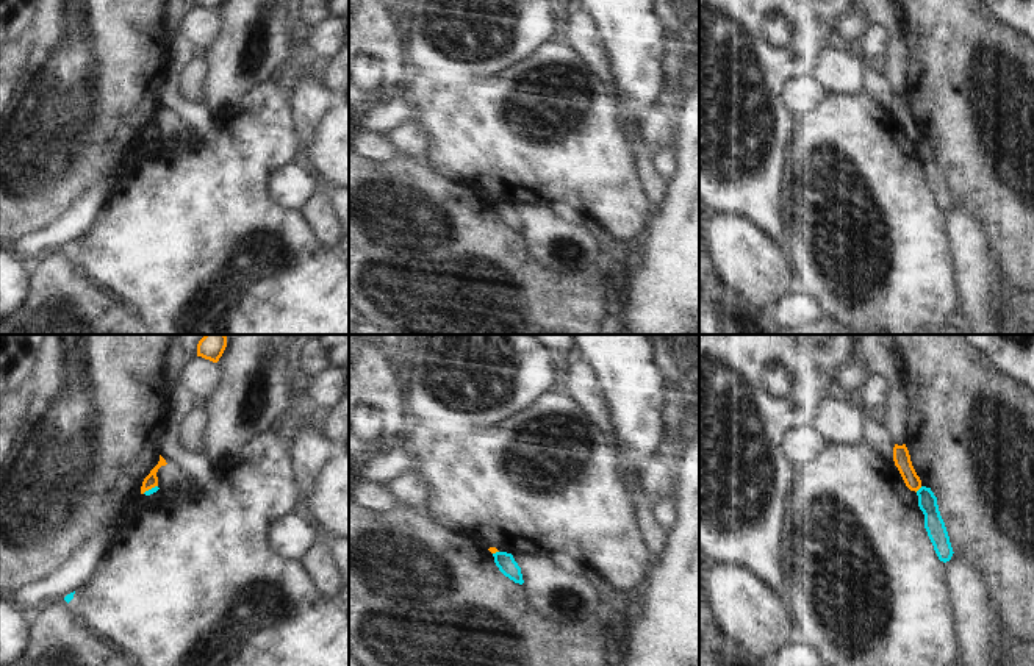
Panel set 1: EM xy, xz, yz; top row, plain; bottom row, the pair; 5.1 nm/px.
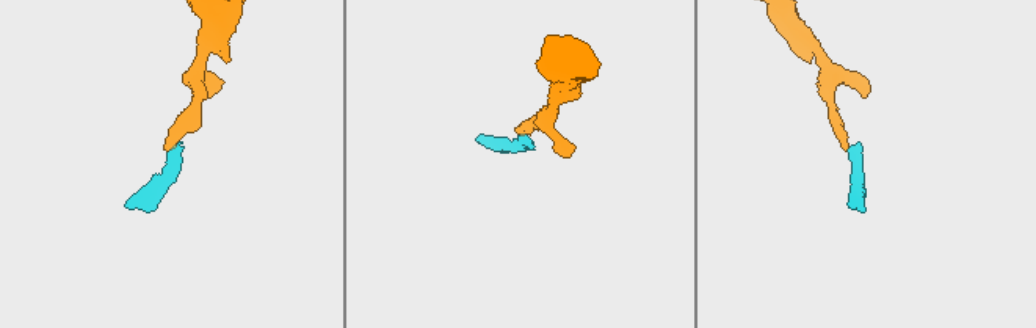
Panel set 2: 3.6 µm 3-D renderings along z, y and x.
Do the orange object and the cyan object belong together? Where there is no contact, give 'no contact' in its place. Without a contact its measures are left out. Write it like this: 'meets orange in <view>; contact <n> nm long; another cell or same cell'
meets orange in yz; contact 50 nm long; another cell

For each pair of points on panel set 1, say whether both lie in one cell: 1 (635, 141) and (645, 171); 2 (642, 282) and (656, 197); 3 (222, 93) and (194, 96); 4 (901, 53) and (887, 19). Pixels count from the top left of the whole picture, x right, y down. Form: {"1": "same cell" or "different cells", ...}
{"1": "same cell", "2": "different cells", "3": "different cells", "4": "same cell"}

